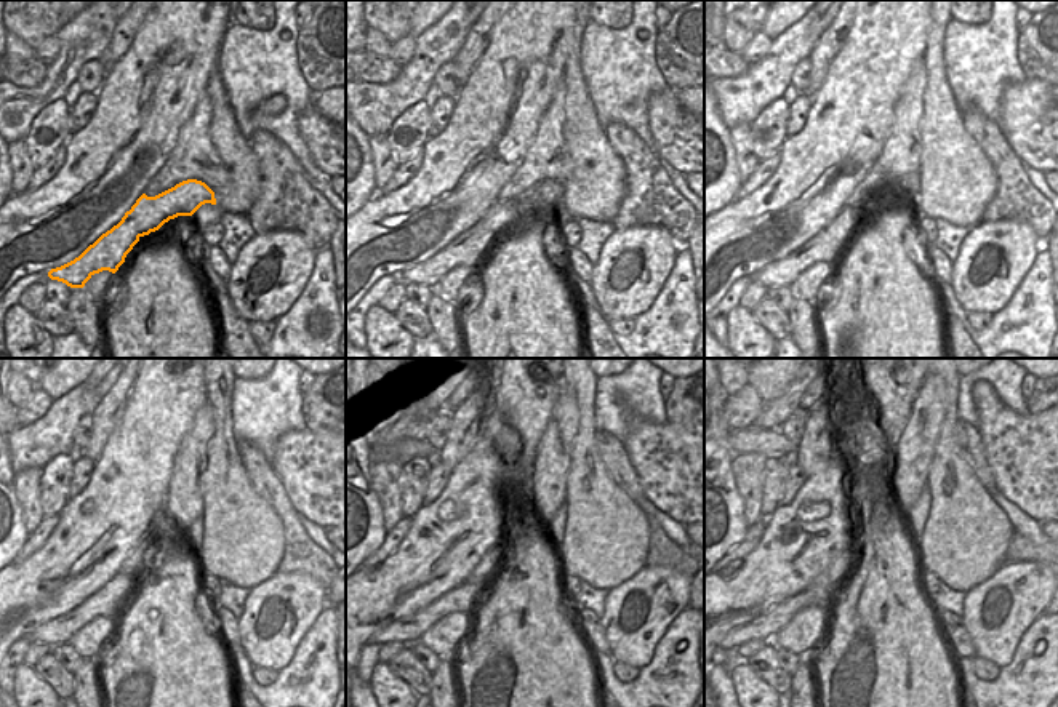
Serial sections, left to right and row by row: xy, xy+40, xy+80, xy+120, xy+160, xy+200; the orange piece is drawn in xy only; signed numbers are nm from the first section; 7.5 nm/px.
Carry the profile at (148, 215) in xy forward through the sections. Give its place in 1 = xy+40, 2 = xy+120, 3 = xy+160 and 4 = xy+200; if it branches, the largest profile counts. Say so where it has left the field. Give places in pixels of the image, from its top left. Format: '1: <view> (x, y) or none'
1: xy+40 (468, 248)
2: xy+120 (106, 602)
3: xy+160 (461, 599)
4: xy+200 (764, 627)

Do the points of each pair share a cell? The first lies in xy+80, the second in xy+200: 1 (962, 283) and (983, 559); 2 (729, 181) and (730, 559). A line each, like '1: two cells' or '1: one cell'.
1: two cells
2: two cells

